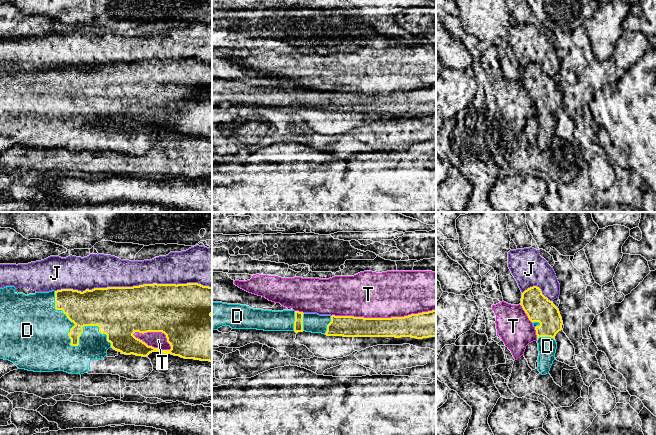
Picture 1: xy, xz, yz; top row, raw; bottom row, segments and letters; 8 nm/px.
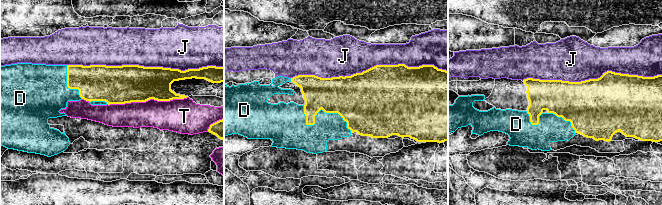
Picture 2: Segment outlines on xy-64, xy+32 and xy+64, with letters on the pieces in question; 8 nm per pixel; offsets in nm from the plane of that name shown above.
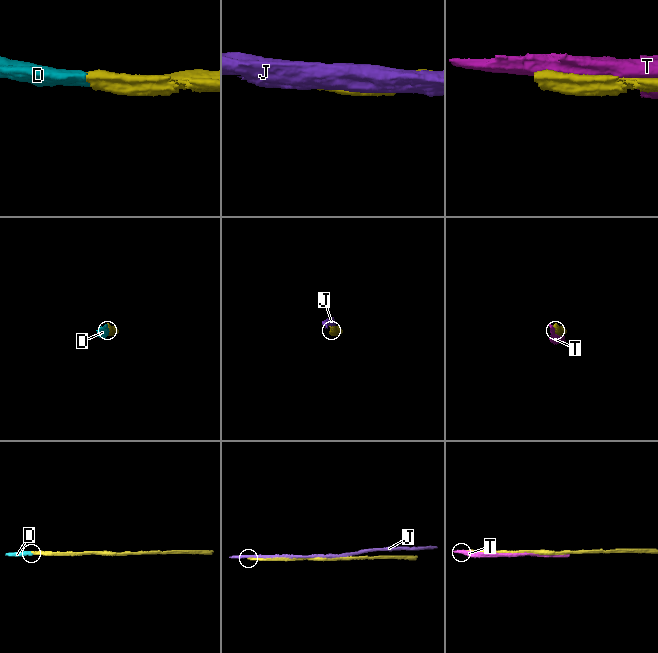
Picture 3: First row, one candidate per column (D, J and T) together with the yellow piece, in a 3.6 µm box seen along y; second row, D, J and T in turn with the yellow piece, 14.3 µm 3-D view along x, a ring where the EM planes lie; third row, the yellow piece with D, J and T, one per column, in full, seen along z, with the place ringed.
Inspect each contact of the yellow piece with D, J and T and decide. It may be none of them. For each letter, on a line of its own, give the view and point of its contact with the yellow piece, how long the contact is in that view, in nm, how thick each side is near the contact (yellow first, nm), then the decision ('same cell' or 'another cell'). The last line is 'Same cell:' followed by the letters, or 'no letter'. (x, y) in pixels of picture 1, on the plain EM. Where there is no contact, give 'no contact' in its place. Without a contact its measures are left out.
D: meets yellow in xy at (73, 121); contact 650 nm long; 180 nm thick on the yellow side, 440 nm on the other; same cell
J: meets yellow in xy at (133, 62); contact 1250 nm long; 400 nm thick on the yellow side, 260 nm on the other; another cell
T: meets yellow in xz at (383, 94); contact 850 nm long; 180 nm thick on the yellow side, 380 nm on the other; another cell
Same cell: D

